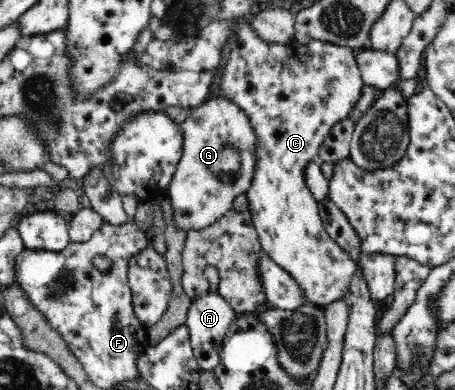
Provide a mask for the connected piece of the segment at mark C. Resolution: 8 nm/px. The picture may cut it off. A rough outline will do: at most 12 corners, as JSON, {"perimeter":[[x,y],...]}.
{"perimeter":[[235,22],[218,95],[244,111],[264,253],[308,304],[361,266],[305,169],[364,83],[356,50]]}

